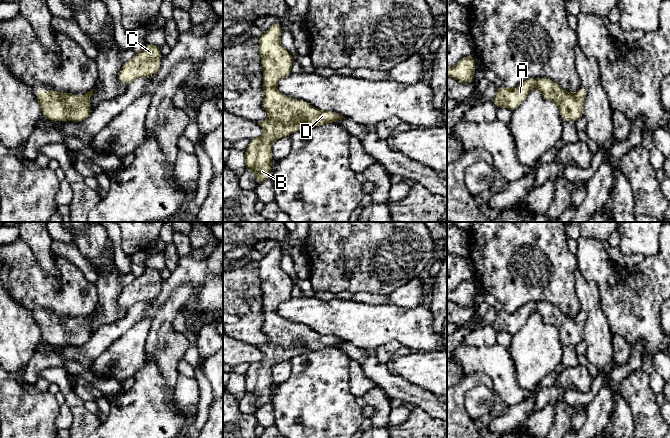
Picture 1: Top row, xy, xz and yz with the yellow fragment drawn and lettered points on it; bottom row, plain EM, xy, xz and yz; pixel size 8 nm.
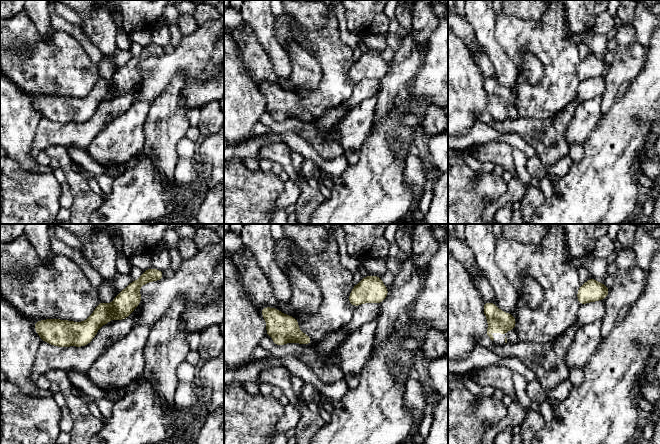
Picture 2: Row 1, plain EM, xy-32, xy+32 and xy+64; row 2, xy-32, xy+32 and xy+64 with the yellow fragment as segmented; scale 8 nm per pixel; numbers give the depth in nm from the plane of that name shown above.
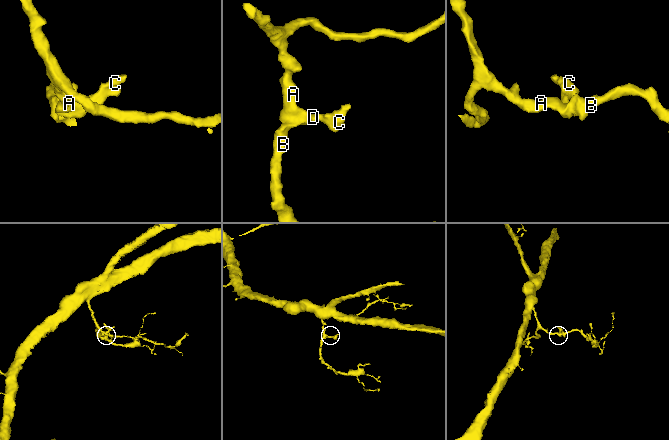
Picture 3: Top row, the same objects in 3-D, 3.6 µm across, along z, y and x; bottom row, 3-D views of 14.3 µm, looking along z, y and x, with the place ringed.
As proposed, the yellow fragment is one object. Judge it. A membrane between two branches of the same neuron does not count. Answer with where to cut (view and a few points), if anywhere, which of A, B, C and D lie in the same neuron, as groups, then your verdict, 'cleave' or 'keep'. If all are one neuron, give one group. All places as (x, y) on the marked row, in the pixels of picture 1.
no cut | A B C D | keep

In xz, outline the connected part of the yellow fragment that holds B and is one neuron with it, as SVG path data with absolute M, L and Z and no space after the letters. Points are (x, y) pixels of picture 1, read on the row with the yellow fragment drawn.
M274 23L269 29L259 36L259 54L261 56L261 66L263 67L263 108L269 113L269 119L257 124L265 130L260 138L249 141L245 150L245 168L255 172L255 183L260 184L271 176L272 142L284 136L290 136L303 127L316 127L322 124L333 123L345 119L344 116L332 112L321 111L311 106L306 101L288 97L277 90L278 81L290 75L294 61L293 56L280 44L282 25Z

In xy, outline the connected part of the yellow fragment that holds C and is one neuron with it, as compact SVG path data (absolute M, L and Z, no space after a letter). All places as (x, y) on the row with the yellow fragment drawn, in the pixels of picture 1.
M145 44L140 52L124 62L118 73L118 79L128 86L137 78L153 76L161 67L161 56L160 47Z

